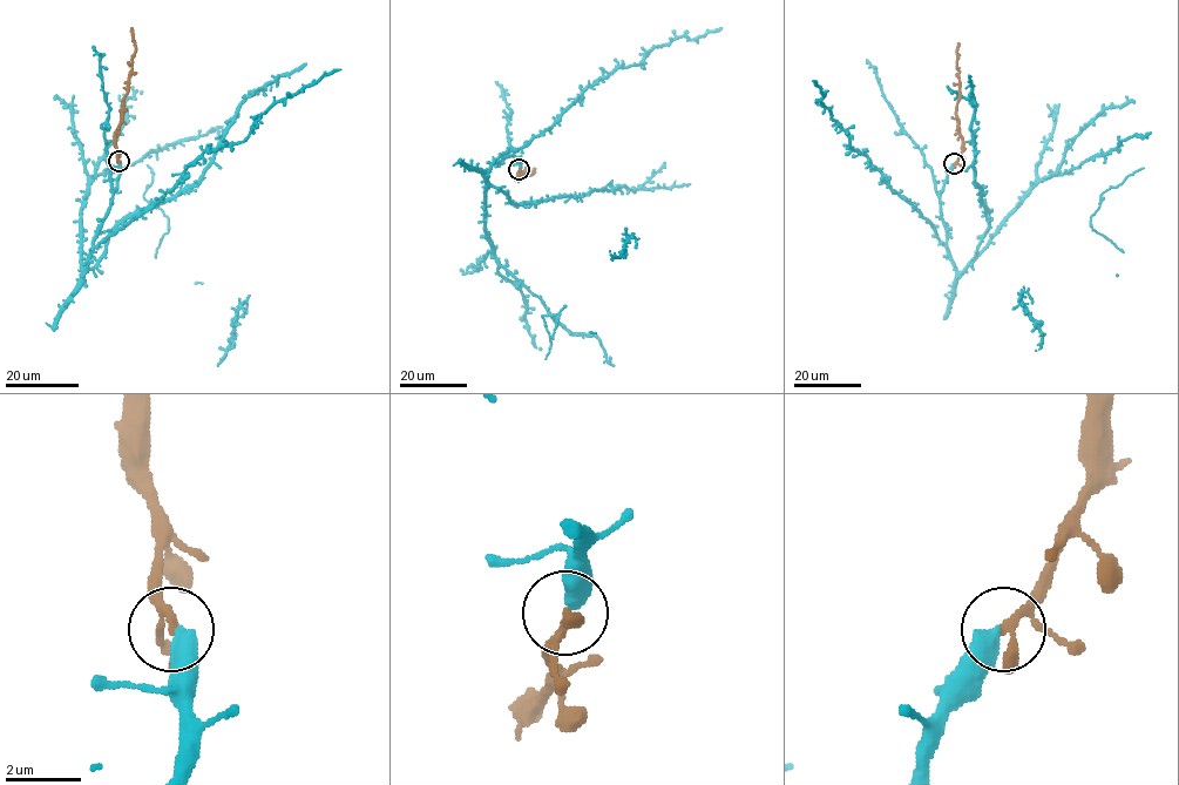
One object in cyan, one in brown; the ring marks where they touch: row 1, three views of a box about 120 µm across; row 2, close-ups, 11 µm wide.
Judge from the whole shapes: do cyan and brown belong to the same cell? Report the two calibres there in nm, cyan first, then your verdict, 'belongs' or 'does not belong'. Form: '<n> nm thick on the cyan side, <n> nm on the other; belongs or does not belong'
480 nm thick on the cyan side, 180 nm on the other; belongs

